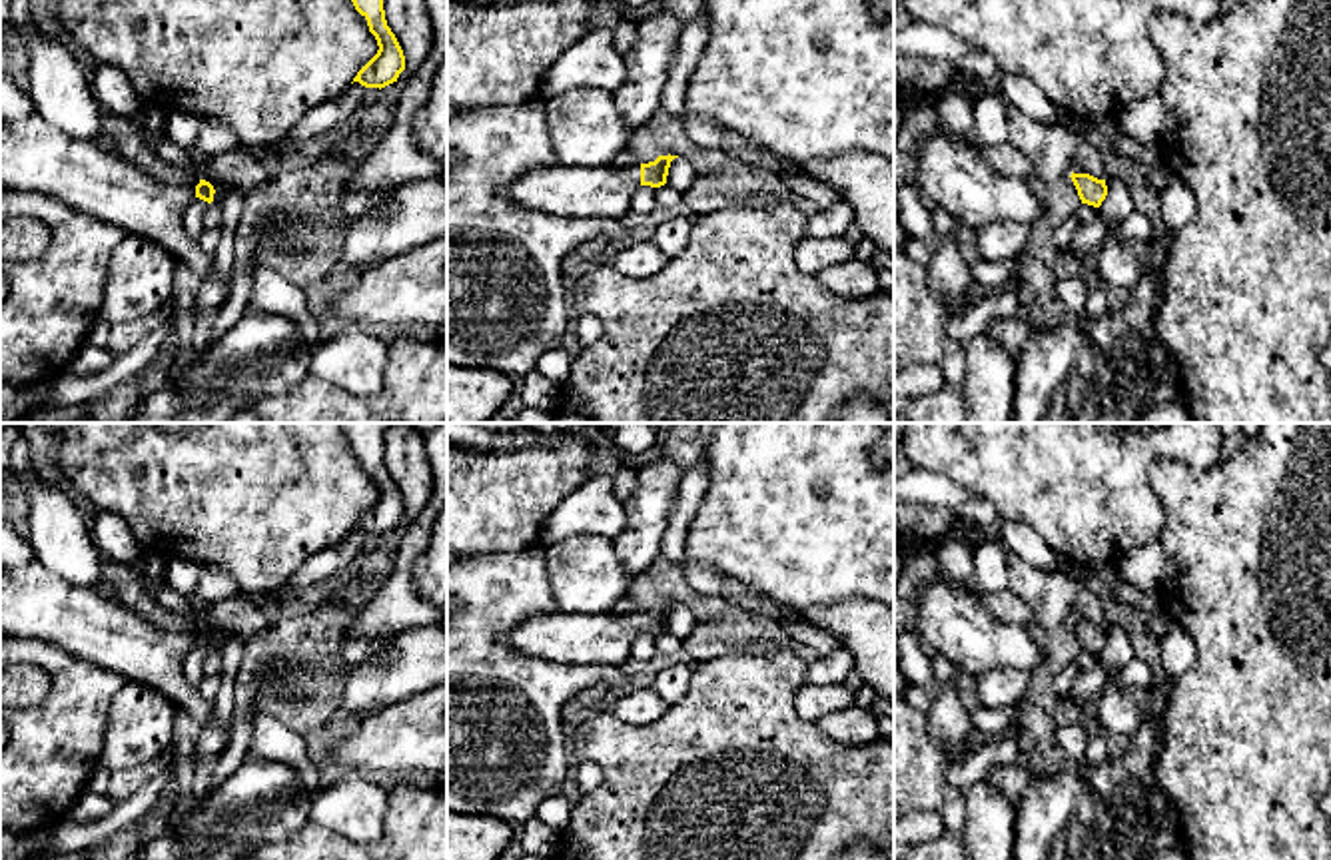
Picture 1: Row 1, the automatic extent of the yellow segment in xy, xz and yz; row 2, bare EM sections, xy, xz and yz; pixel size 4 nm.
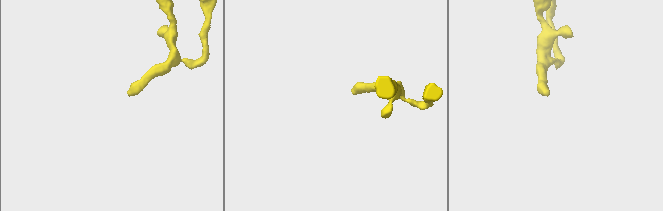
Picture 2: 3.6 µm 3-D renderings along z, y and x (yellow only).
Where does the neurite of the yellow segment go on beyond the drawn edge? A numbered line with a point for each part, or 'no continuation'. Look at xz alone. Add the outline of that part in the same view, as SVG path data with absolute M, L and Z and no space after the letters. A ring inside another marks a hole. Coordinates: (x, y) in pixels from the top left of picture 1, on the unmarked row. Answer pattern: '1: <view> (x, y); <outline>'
1: xz (563, 637); M641 611L549 613L535 615L509 631L509 646L517 652L563 664L623 666L631 645L641 635Z

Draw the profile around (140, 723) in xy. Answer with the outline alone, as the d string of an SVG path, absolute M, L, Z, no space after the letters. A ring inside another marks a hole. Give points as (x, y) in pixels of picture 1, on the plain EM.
M124 680L110 706L100 764L116 772L160 758L172 746L176 712L156 688Z

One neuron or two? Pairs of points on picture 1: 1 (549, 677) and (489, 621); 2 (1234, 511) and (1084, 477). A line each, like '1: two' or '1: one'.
1: one
2: two

